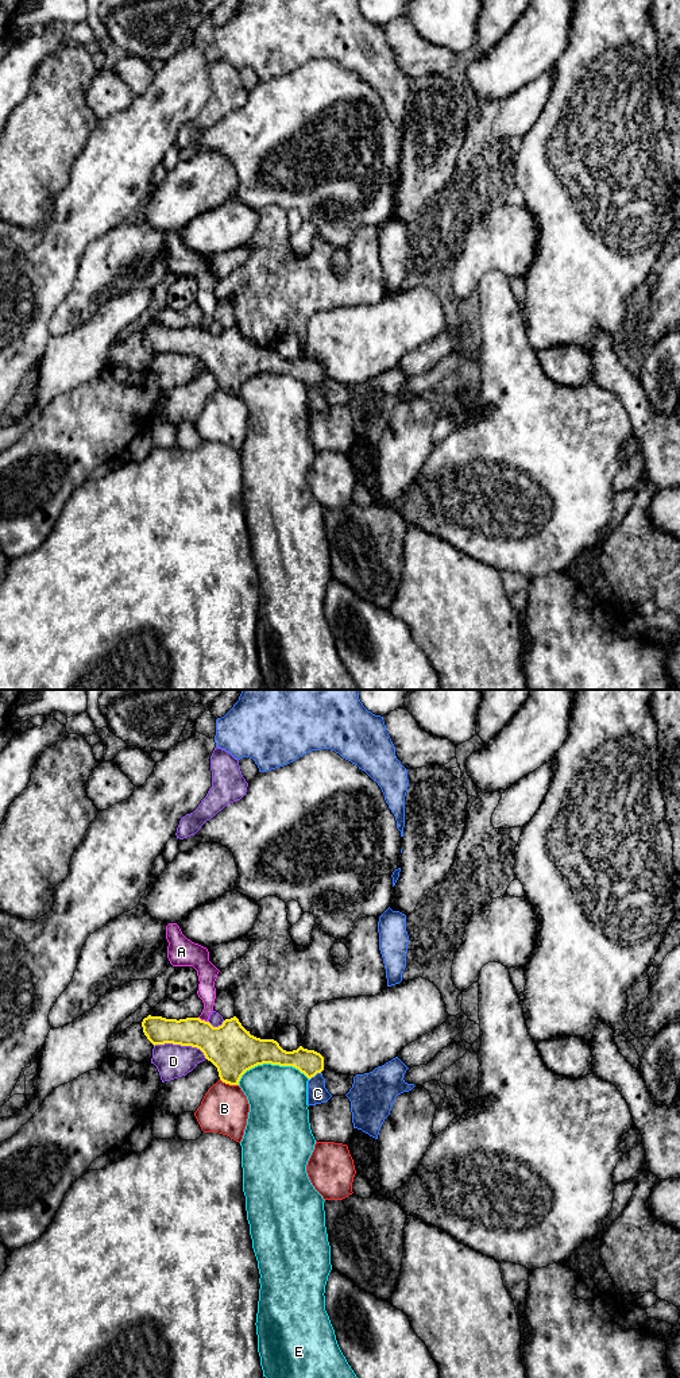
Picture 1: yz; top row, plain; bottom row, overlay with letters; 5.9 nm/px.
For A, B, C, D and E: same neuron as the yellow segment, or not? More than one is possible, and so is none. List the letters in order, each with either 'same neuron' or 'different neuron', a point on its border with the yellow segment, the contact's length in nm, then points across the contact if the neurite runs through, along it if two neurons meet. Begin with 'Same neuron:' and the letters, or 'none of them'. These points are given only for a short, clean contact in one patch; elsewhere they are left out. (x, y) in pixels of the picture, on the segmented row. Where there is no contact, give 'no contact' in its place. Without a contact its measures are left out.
Same neuron: none of them
A: different neuron | yz (203, 1021) | 70 nm
B: different neuron | yz (230, 1084) | 120 nm | along yz (220, 1079), (228, 1084), (238, 1085)
C: different neuron | yz (315, 1075) | 90 nm | along yz (320, 1072), (309, 1080)
D: different neuron | yz (181, 1045) | 340 nm
E: different neuron | yz (271, 1064) | 440 nm

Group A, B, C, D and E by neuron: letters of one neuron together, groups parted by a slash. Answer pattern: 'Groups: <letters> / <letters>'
Groups: A / B / C / D / E

